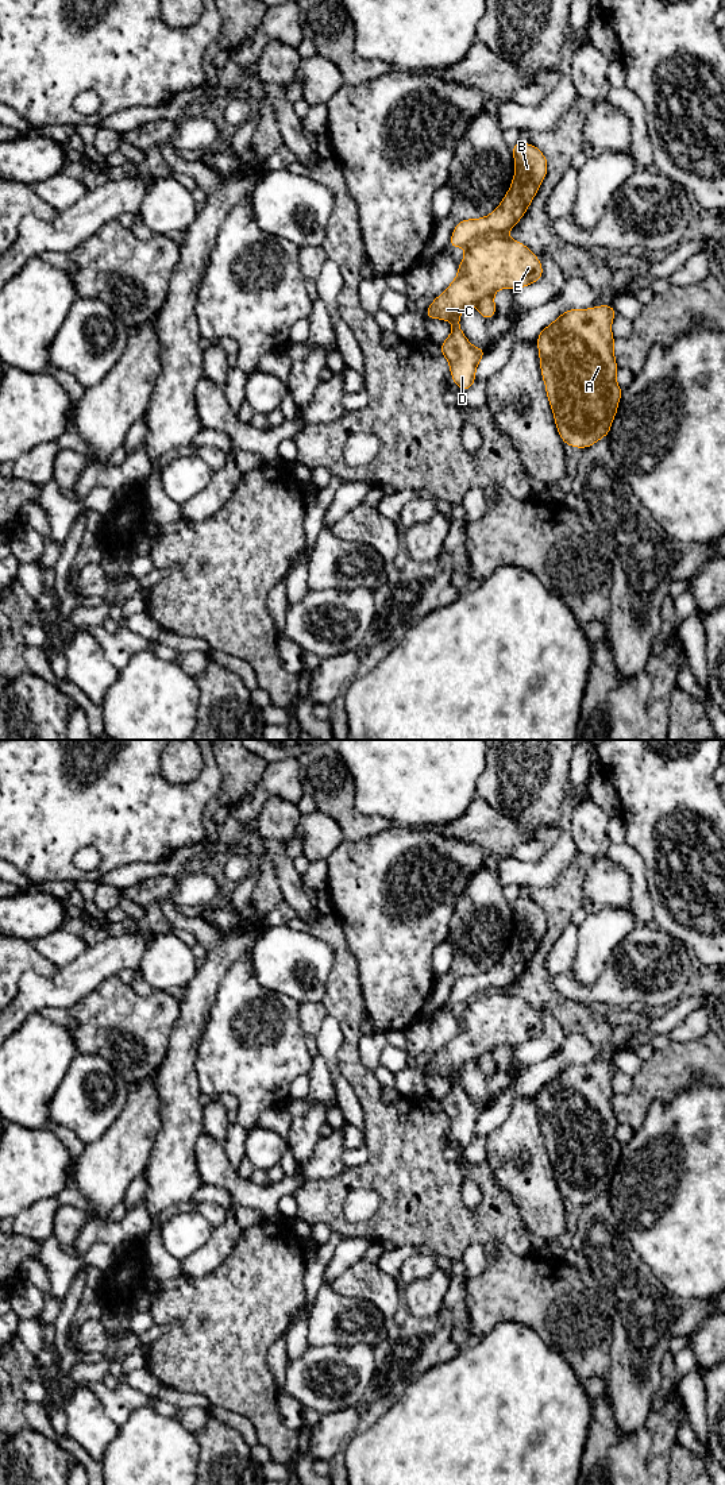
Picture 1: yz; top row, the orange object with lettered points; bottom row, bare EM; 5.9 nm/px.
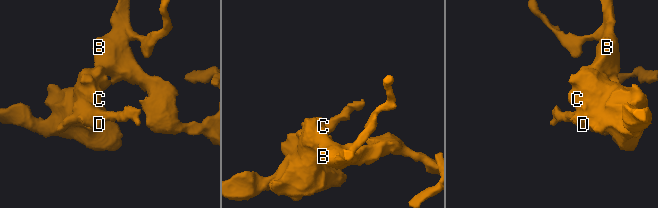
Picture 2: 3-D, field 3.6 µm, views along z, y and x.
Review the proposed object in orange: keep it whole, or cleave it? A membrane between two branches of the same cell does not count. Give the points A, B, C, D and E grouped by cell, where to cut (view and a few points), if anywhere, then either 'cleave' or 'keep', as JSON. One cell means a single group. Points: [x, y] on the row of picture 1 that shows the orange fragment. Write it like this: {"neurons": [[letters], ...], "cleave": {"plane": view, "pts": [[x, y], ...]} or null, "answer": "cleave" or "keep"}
{"neurons": [["A", "C", "D", "E"], ["B"]], "cleave": {"plane": "yz", "pts": [[505, 235], [482, 236], [466, 247]]}, "answer": "cleave"}

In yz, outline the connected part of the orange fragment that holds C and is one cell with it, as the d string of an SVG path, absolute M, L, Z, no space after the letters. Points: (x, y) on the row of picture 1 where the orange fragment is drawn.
M491 235L466 247L464 256L458 265L458 275L431 302L425 313L427 320L448 320L454 325L450 336L440 344L440 354L448 360L451 378L463 393L475 383L475 371L486 351L467 340L460 329L460 313L468 305L474 305L485 320L491 320L497 313L494 293L498 289L522 289L540 281L543 273L540 259L524 243L509 236Z

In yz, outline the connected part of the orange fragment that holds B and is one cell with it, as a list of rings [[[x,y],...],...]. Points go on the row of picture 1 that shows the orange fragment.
[[[532,143],[512,146],[514,178],[500,205],[481,219],[466,219],[455,224],[450,248],[468,247],[482,238],[506,234],[522,219],[541,186],[548,170],[547,157]]]

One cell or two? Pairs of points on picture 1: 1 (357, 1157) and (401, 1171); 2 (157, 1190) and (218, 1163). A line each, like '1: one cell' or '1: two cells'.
1: two cells
2: two cells

